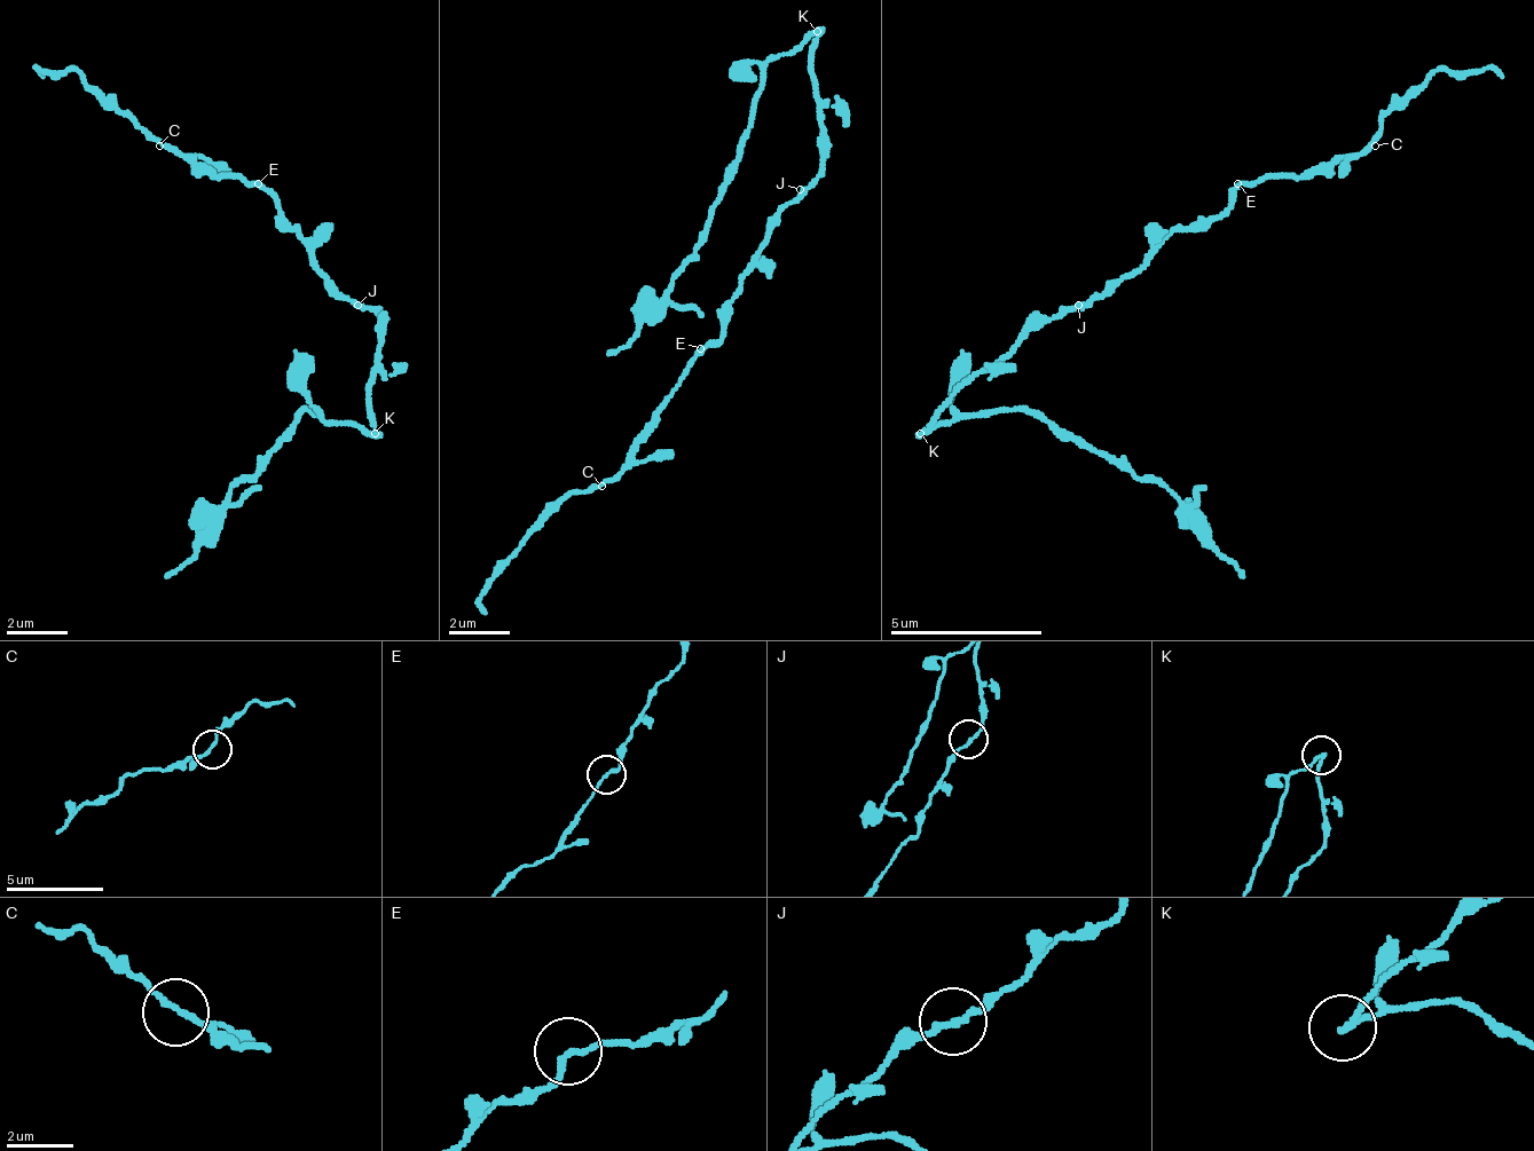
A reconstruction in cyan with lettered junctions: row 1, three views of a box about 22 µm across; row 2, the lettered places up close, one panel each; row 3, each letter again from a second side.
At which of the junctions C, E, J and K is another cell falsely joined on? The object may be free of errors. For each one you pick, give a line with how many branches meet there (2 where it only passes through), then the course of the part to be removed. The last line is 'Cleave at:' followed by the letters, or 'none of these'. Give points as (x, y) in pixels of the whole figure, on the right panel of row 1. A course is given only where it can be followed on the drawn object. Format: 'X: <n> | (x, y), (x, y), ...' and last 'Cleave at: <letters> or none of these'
K: 2 | (918, 434), (964, 411), (1055, 419), (1154, 480), (1245, 580)
Cleave at: K

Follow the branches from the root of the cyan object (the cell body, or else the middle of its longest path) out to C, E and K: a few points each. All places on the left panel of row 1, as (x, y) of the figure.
C: (366, 313), (327, 282), (312, 244), (258, 183), (243, 175), (213, 175), (197, 160), (182, 160), (159, 146)
E: (366, 313), (358, 305), (349, 305), (327, 282), (312, 244), (281, 213), (281, 206), (258, 183)
K: (366, 313), (372, 313), (380, 321), (380, 365), (372, 373), (372, 434)

